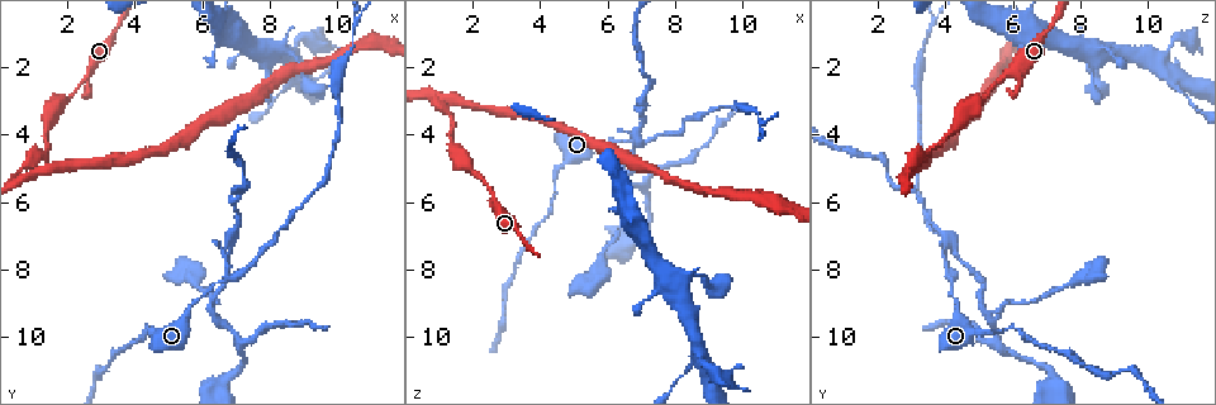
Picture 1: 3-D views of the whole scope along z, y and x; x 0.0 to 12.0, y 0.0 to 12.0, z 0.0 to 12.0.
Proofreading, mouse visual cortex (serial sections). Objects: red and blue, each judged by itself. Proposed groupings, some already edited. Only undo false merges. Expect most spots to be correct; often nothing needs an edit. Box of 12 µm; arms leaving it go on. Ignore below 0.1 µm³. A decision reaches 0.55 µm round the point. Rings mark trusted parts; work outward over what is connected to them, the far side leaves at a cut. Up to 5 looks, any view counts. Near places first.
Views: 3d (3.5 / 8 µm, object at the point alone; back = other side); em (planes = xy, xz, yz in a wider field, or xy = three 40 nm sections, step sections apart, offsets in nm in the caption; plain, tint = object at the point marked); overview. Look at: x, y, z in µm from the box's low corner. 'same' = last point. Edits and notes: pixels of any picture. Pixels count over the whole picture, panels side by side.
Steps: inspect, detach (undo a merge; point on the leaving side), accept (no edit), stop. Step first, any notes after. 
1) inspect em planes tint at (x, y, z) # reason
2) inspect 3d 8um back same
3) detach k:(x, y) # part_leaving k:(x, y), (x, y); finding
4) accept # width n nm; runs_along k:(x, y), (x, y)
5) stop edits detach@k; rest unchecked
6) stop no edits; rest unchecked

inspect 3d 3.5um at (1.2, 5.1, 2.9) # three-way junction

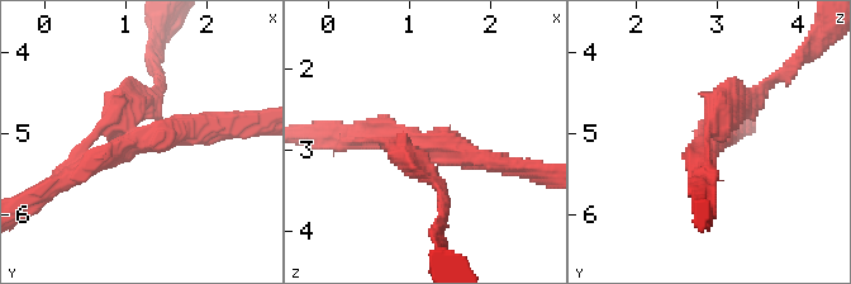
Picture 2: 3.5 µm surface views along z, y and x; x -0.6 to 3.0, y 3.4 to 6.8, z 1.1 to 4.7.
inspect em xy step 5 tint at (1.15, 5.05, 2.95) # arms 3; arm_widths 200, 250, 300 nm

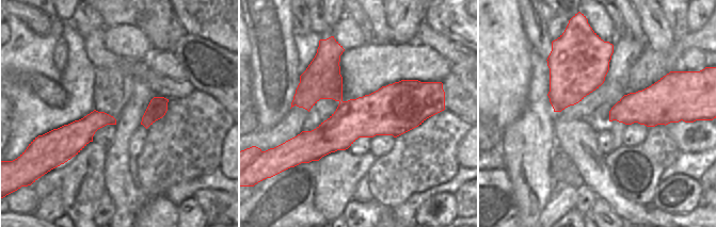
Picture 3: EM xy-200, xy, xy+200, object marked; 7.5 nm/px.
detach 2:(175, 135) # part_leaving 2:(132, 135), (252, 127); a second cell is stuck on

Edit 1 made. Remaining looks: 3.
inspect 3d 3.5um back at (6.6, 7.5, 4.1) # two arms in line, one across

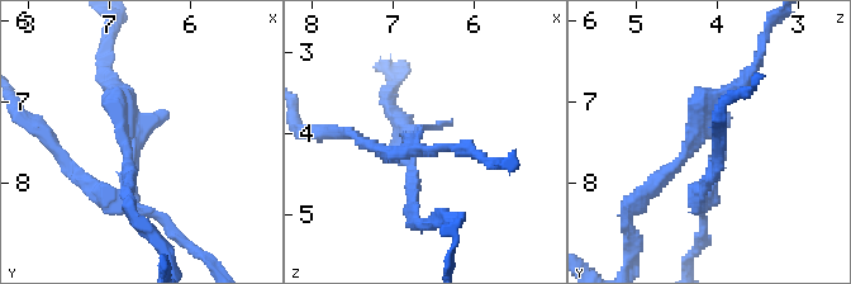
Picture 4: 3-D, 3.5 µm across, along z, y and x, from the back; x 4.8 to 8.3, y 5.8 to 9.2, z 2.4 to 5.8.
inspect em xy step 3 tint same

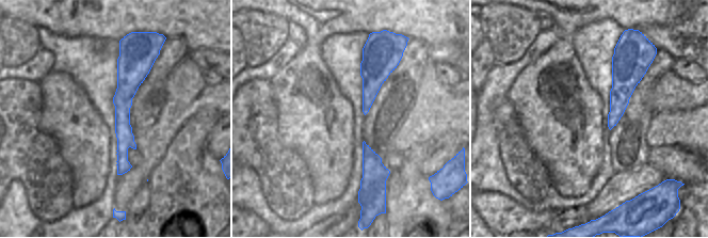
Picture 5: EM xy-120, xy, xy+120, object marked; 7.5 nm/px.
inspect em xy step 2 tint same

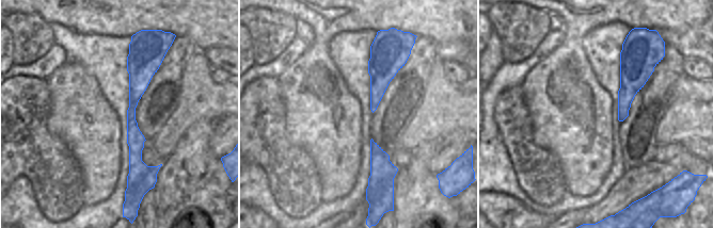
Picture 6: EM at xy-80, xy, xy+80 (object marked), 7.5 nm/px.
detach 4:(114, 98) # border 6:(129, 99), (138, 101); two cells meet here

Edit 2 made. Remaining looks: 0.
stop edits detach@2, detach@4; rest unchecked

